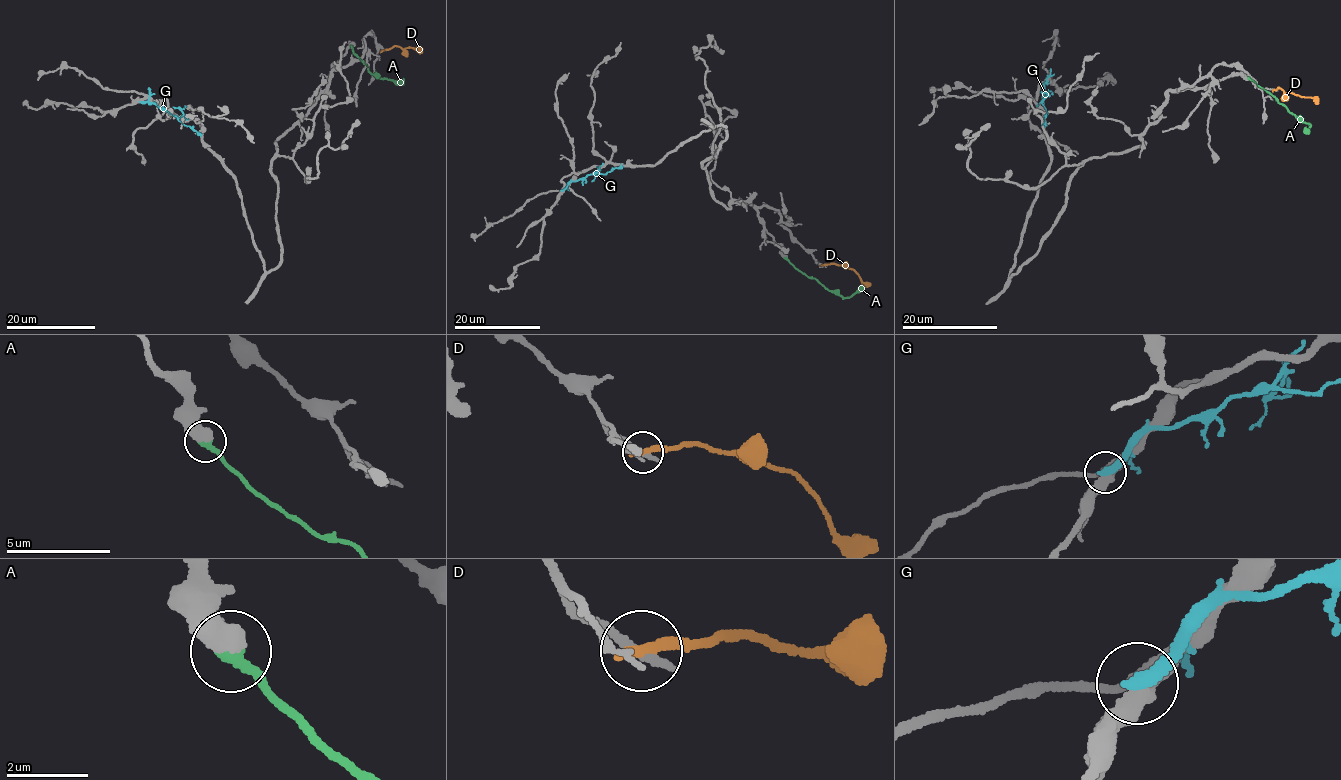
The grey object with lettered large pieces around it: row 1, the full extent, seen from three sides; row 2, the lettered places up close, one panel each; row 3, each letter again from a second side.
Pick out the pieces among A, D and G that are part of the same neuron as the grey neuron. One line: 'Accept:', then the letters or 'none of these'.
Accept: A

